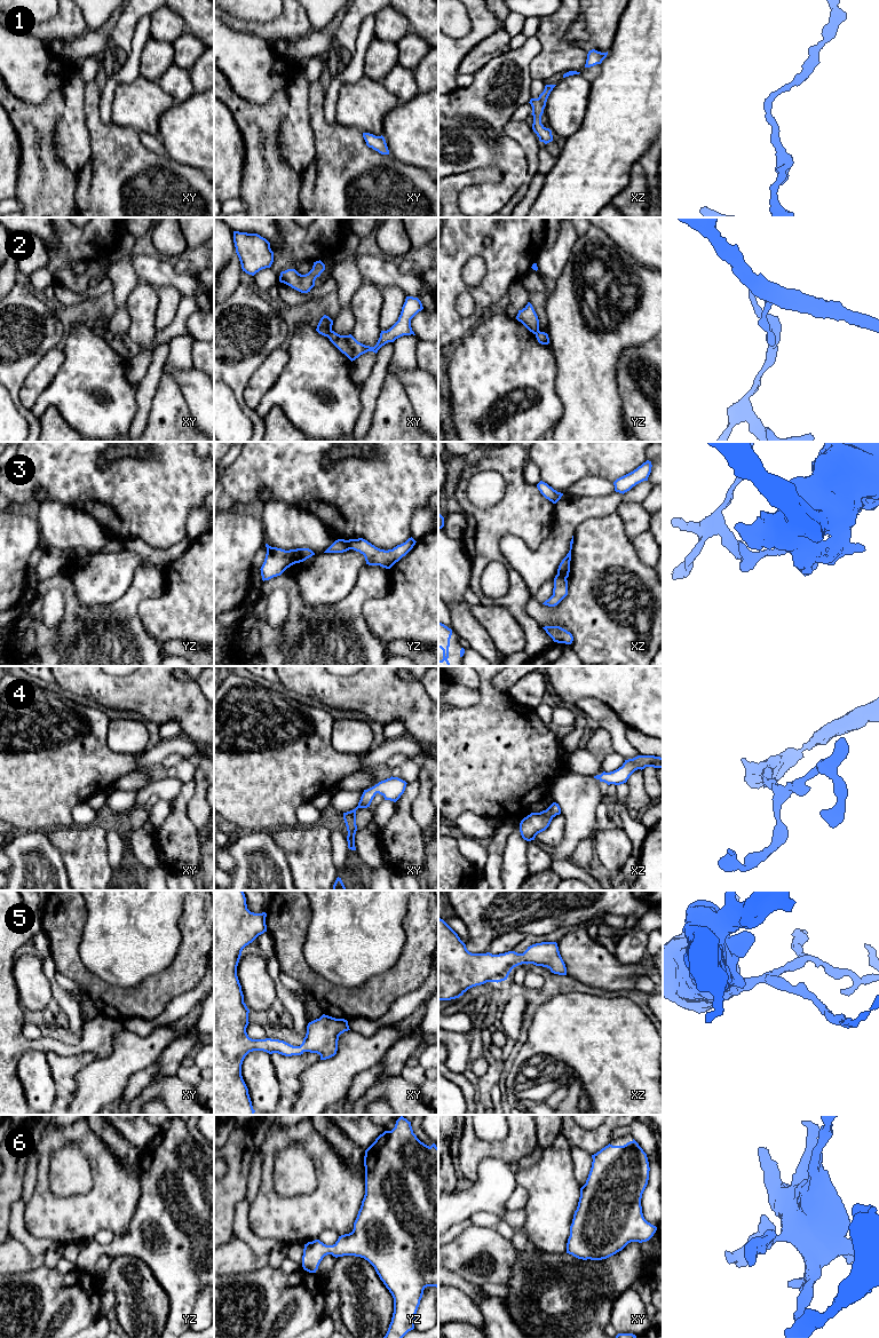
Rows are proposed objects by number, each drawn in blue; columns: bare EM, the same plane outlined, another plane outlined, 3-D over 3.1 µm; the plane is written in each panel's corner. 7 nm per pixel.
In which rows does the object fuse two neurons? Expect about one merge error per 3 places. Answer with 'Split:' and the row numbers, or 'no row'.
Split: 2, 3

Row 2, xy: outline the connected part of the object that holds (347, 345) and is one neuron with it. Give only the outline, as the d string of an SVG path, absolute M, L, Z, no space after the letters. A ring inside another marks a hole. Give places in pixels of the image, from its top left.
M406 296L398 320L389 330L381 331L380 338L374 347L358 342L351 334L340 335L334 331L330 332L327 338L353 362L367 351L377 354L382 346L394 342L403 335L415 335L411 327L411 319L422 309L422 303L418 298Z

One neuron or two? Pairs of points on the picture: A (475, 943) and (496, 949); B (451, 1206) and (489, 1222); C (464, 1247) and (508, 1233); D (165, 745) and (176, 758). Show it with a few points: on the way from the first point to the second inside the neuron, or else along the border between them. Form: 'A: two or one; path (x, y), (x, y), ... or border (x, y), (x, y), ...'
A: two; border (511, 932), (499, 934), (490, 943), (488, 951)
B: two; border (498, 1216), (491, 1212), (476, 1212), (468, 1217)
C: two; border (495, 1228), (511, 1241)
D: two; border (184, 757), (179, 753), (171, 753), (160, 762)

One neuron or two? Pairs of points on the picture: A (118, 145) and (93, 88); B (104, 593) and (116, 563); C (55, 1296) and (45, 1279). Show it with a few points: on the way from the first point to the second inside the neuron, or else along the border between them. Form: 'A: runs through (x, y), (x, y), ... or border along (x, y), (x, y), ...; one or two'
A: runs through (104, 132), (93, 120), (93, 102); one
B: runs through (104, 586), (104, 579), (113, 570); one
C: runs through (50, 1291), (45, 1283); one

